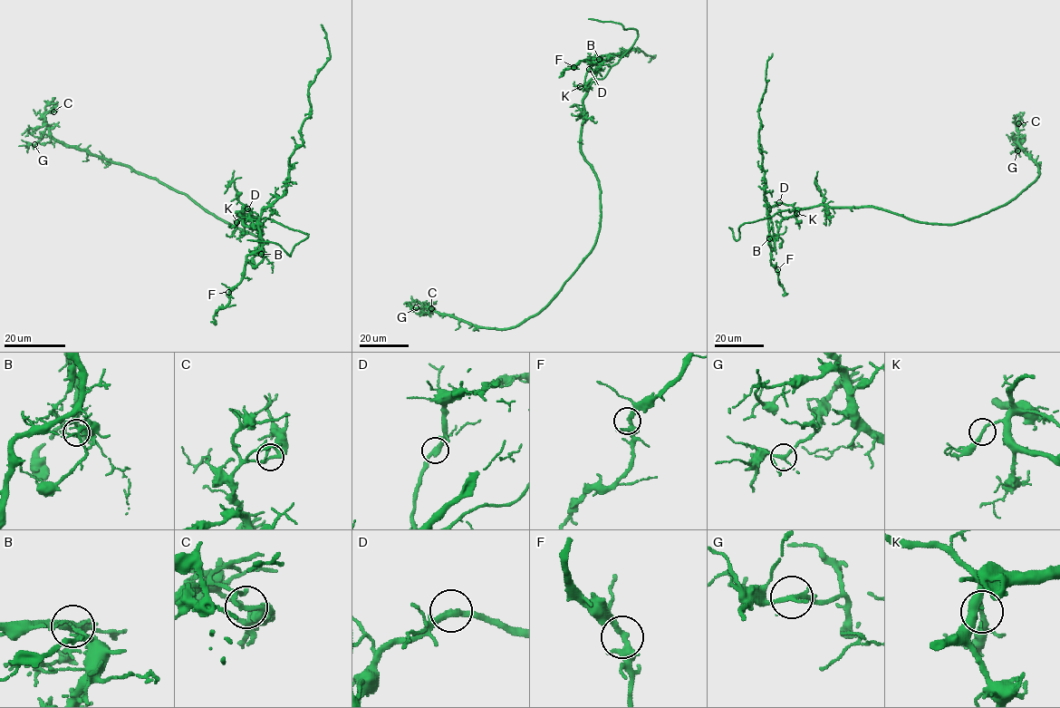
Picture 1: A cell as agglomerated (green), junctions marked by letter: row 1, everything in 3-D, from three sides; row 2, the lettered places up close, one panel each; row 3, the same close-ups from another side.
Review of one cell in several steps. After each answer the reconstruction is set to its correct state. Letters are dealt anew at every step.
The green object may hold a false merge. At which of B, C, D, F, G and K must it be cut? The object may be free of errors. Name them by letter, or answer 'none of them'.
B

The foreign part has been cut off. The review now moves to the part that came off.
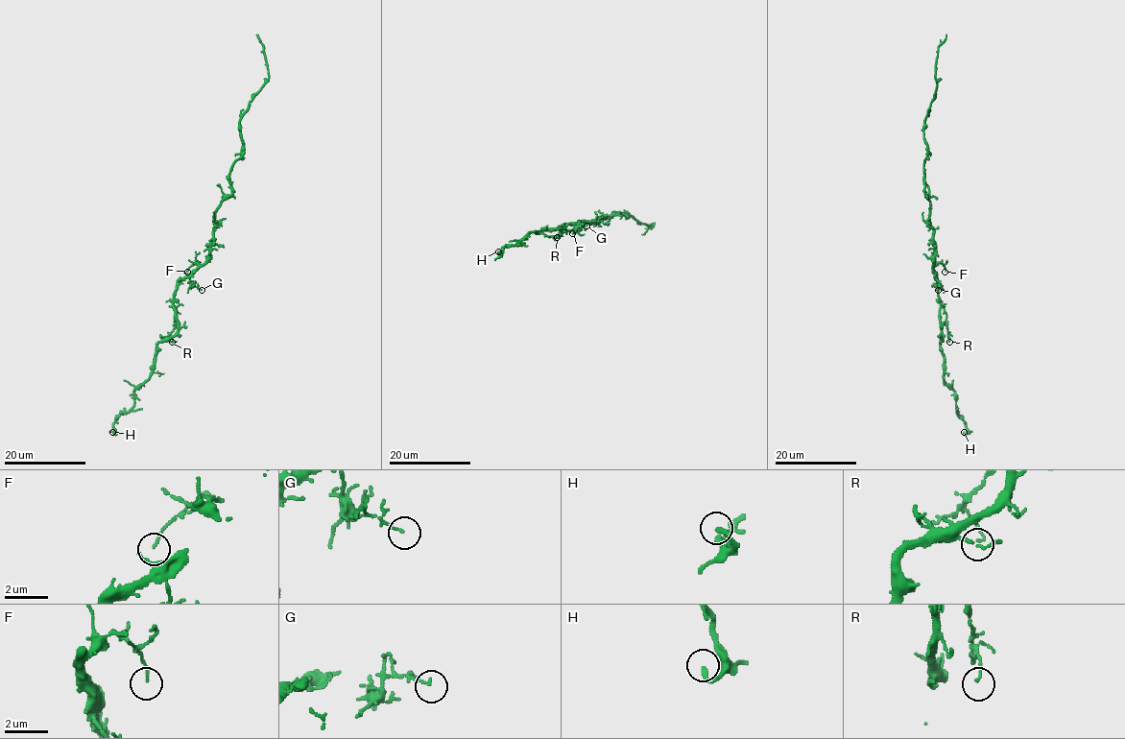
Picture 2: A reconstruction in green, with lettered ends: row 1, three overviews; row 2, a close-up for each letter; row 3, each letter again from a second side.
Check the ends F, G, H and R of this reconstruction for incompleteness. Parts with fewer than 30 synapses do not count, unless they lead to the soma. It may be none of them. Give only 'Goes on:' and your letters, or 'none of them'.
Goes on: none of them

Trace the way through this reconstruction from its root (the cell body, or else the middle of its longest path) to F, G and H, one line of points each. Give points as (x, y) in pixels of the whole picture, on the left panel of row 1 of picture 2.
F: (209, 245), (209, 257), (201, 265), (195, 262), (187, 272)
G: (209, 245), (209, 257), (189, 277), (190, 285), (202, 290)
H: (209, 245), (209, 257), (178, 283), (177, 331), (157, 344), (153, 373), (112, 432)

